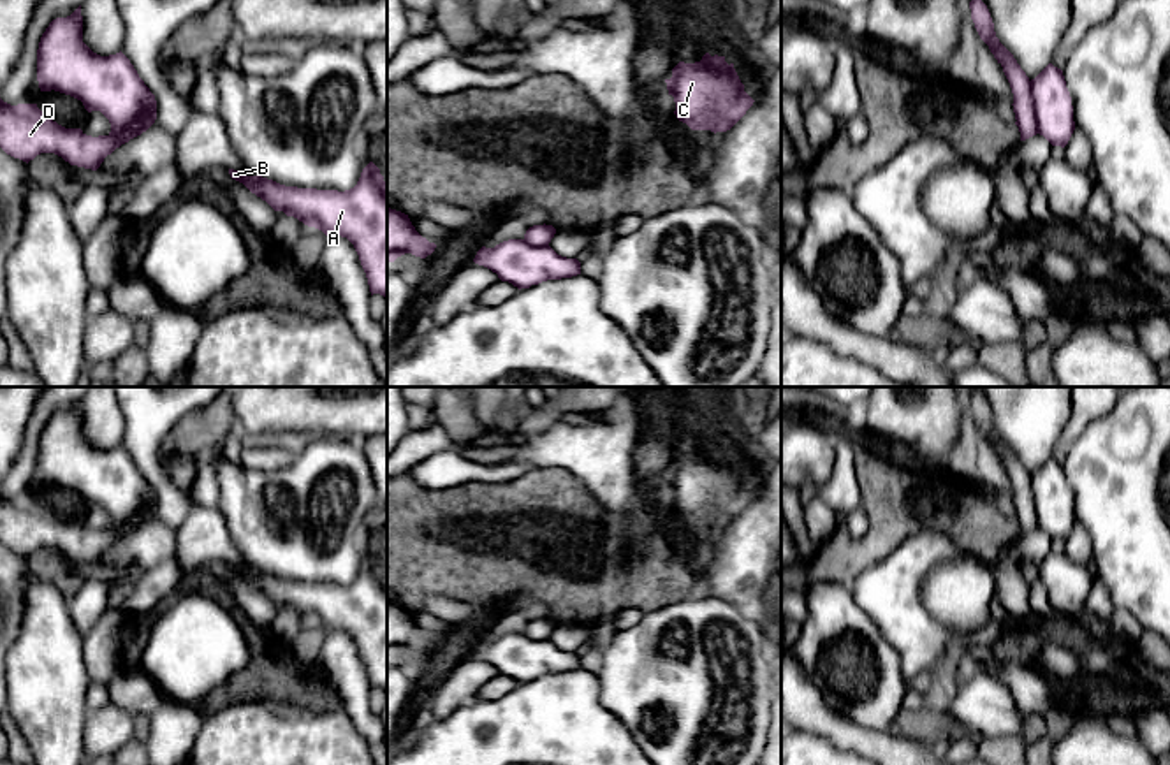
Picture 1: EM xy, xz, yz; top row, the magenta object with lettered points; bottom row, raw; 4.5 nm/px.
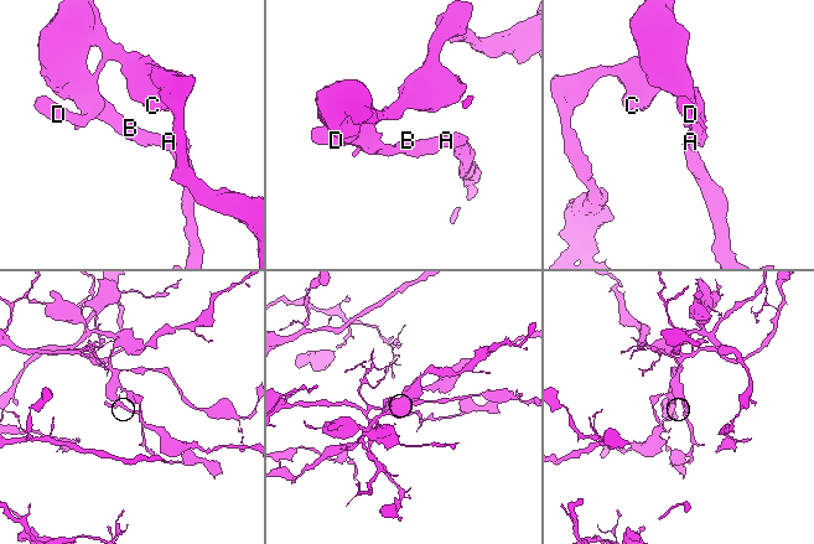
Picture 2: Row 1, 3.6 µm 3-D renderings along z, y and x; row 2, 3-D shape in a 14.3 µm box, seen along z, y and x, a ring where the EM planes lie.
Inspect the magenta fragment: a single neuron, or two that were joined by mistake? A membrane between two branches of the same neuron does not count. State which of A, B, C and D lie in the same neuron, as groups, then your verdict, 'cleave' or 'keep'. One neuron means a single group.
A B / C D; cleave

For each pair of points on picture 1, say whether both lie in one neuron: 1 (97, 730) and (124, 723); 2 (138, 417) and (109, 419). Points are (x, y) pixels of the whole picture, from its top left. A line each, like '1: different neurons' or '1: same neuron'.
1: same neuron
2: different neurons

